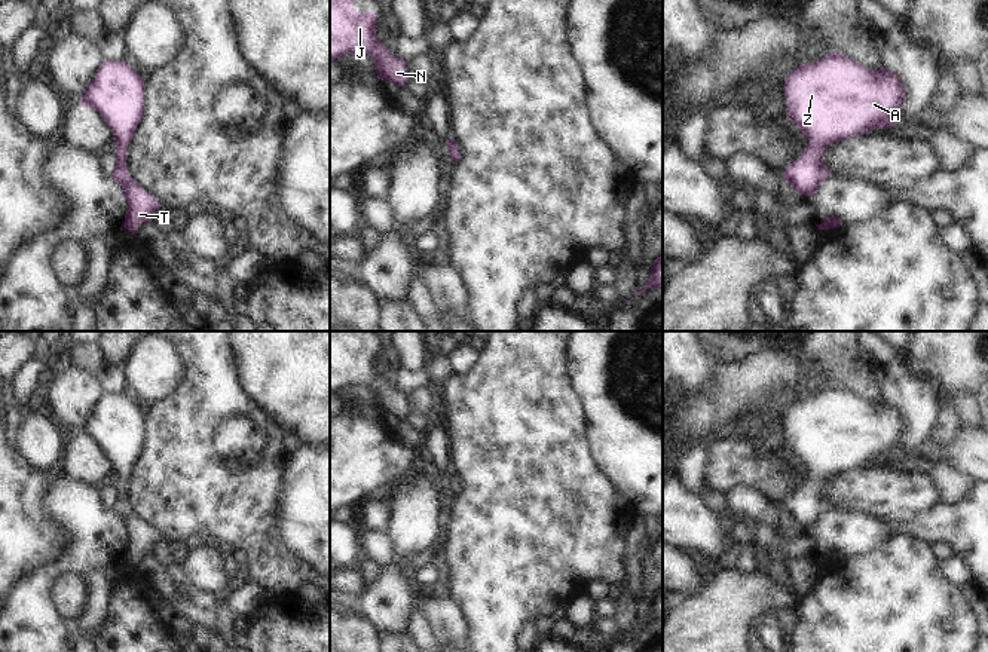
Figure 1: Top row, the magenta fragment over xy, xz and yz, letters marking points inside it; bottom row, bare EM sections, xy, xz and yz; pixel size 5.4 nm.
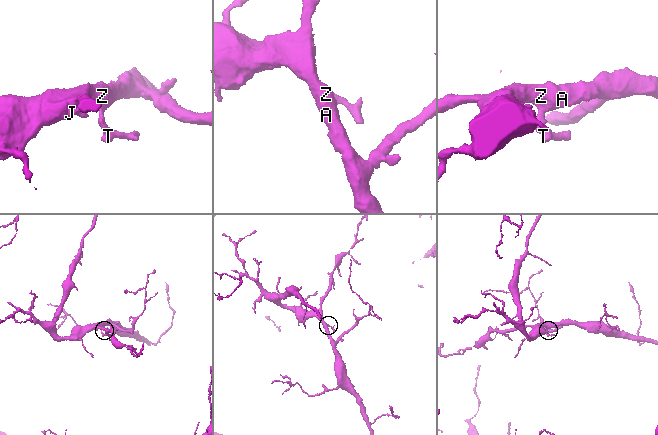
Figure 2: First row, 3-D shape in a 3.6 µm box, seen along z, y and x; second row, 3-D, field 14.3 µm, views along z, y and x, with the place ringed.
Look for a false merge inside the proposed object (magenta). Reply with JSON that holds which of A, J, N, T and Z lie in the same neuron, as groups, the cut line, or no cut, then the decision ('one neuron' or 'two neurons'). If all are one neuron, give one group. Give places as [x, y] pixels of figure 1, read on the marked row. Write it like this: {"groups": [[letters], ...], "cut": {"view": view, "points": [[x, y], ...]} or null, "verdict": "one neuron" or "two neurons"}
{"groups": [["A", "J", "N", "T", "Z"]], "cut": null, "verdict": "one neuron"}

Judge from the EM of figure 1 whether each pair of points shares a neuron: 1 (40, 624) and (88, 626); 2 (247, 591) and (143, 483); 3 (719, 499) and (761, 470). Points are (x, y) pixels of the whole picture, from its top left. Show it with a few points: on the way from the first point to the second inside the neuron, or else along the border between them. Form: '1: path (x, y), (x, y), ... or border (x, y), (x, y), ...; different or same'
1: border (70, 626), (72, 636); different
2: border (250, 579), (262, 587); different
3: border (707, 483), (725, 495); different

